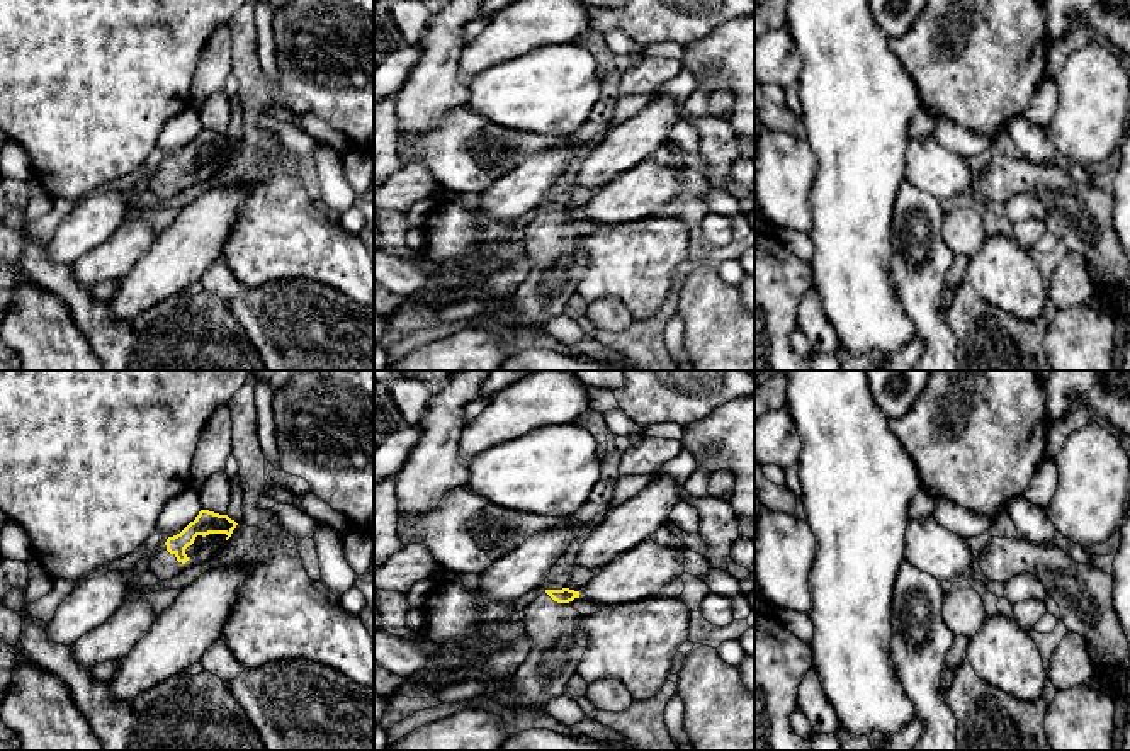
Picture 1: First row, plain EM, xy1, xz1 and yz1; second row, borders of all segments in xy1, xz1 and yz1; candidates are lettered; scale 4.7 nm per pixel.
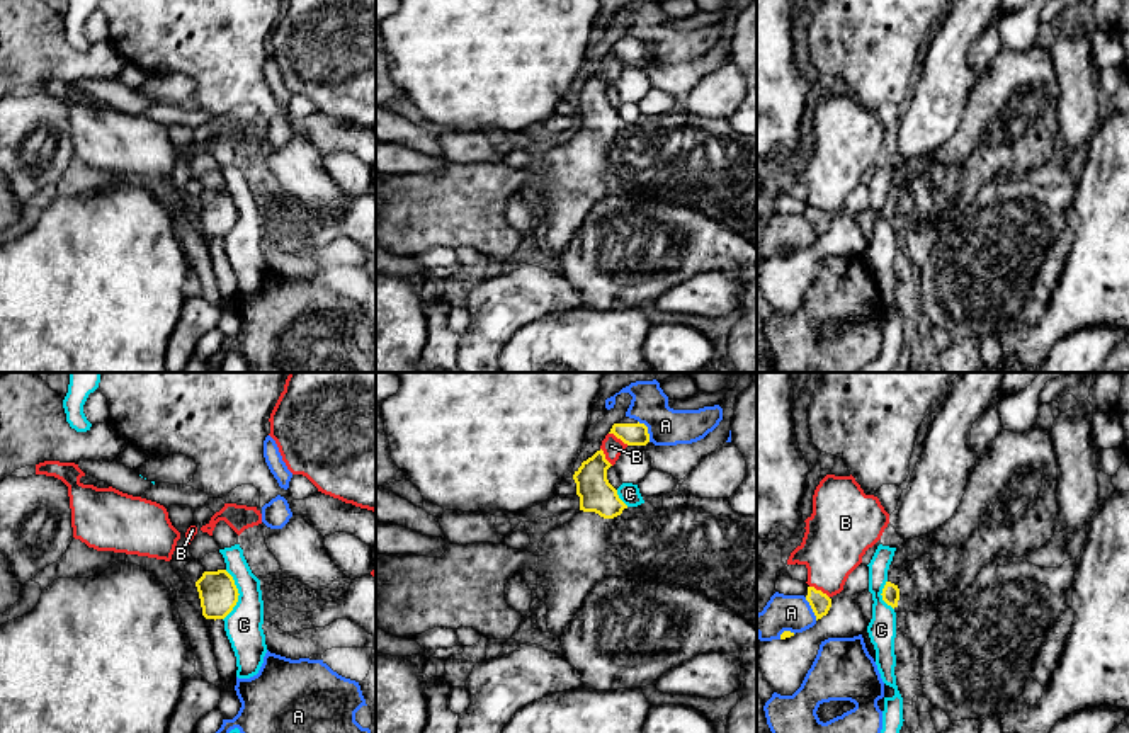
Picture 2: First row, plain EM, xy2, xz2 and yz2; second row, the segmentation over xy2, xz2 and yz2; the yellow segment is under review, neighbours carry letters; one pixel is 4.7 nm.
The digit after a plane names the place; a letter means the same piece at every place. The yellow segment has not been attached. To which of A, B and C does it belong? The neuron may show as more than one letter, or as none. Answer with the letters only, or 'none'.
none

